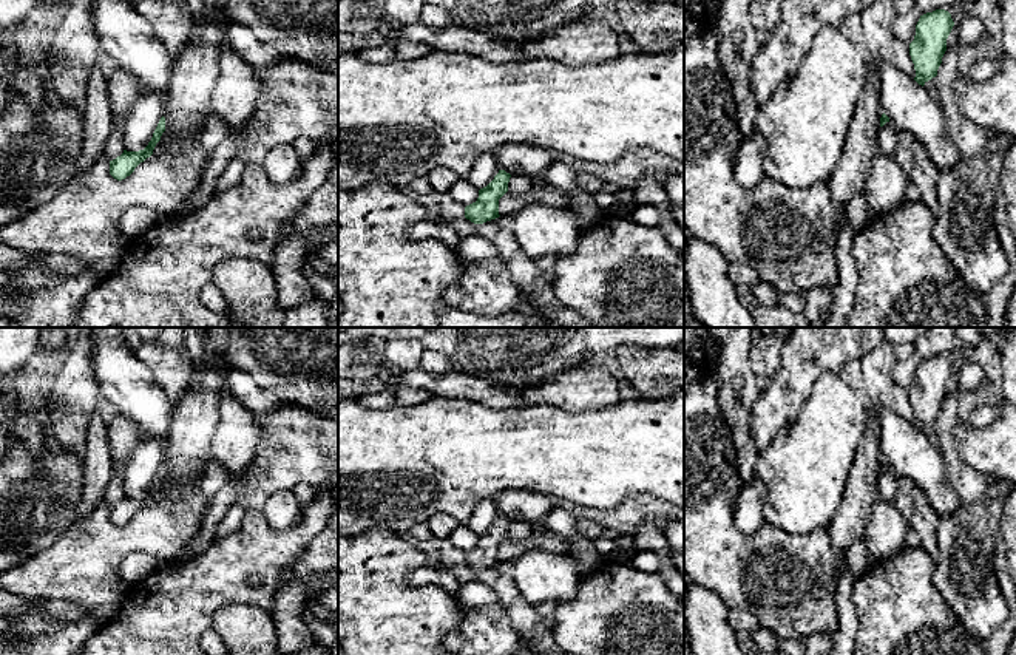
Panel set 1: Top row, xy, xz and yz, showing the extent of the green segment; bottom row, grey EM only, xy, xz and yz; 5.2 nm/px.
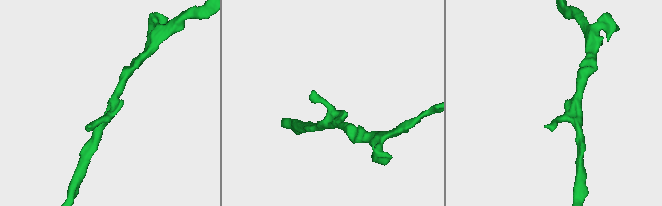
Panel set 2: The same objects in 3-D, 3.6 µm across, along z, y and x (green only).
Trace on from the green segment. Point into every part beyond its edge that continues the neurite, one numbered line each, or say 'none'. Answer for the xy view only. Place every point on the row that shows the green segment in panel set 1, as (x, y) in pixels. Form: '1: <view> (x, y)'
none

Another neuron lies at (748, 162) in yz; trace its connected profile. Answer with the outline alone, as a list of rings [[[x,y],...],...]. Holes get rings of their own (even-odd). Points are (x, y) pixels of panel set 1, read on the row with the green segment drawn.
[[[758,130],[749,137],[744,137],[738,151],[733,154],[733,170],[738,184],[754,188],[767,179],[763,170],[766,153],[767,144]]]

